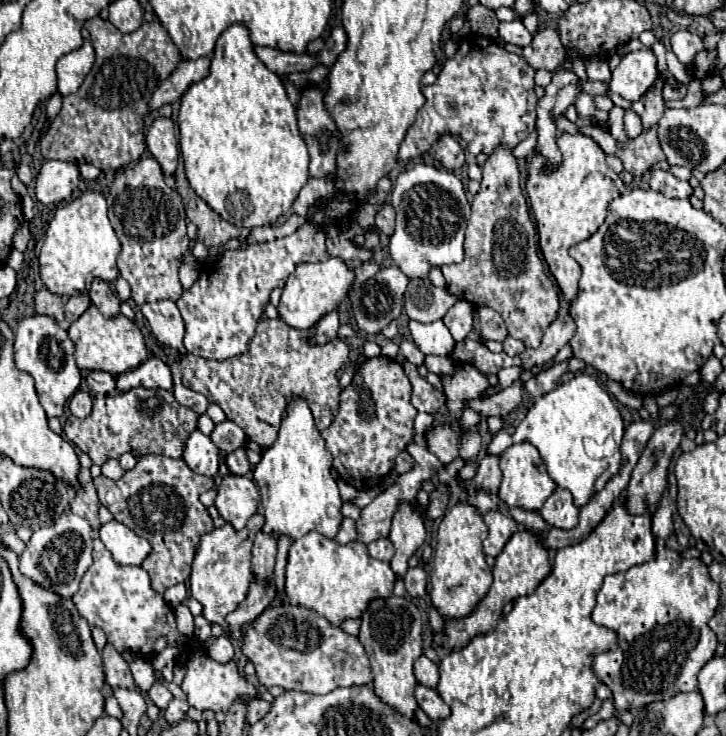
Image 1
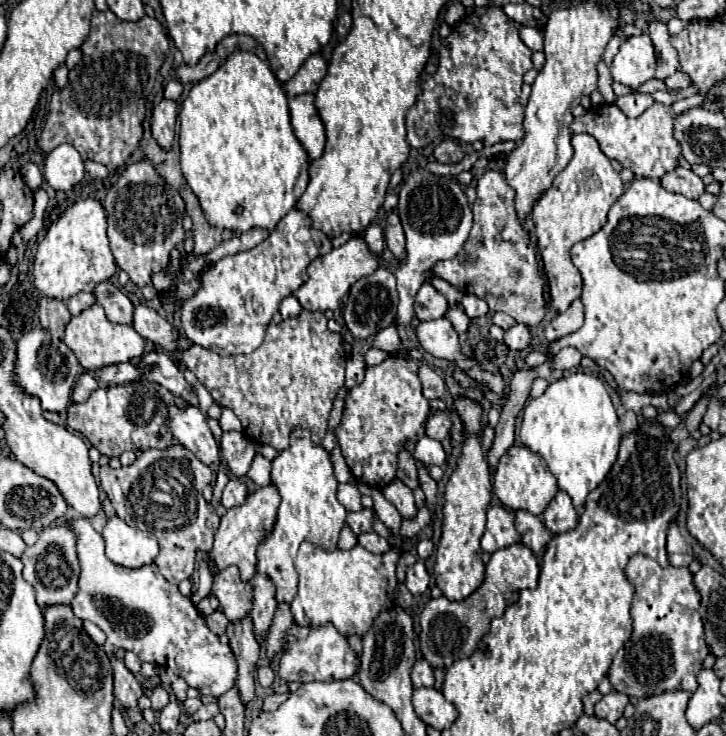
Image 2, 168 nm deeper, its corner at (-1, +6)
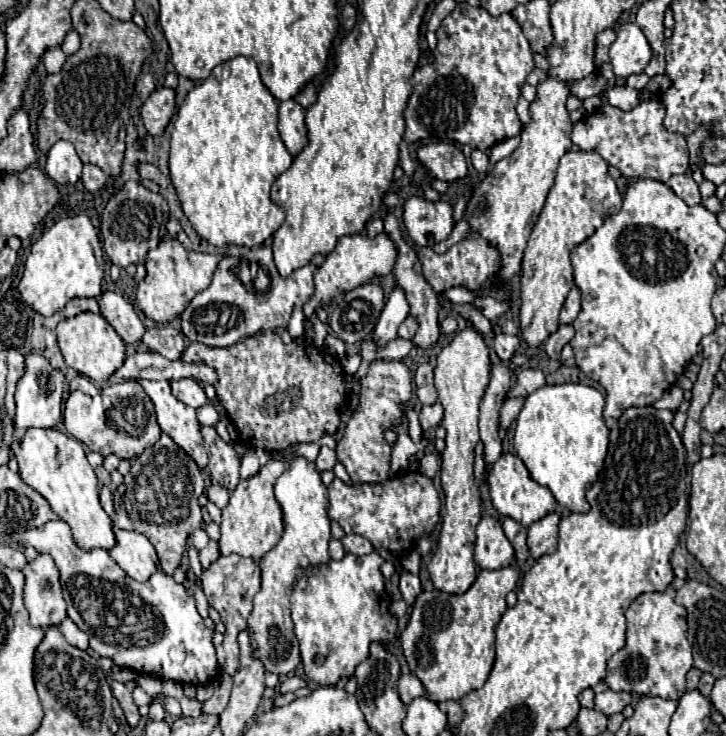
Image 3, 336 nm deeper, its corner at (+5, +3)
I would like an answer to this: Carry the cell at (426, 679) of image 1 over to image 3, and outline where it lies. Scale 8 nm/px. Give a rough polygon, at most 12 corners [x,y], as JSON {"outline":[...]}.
{"outline":[[416,674],[398,680],[398,692],[404,704],[424,696],[426,690]]}

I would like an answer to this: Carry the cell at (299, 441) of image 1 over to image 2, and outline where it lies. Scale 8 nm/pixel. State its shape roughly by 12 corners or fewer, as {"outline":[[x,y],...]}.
{"outline":[[308,429],[272,461],[282,503],[258,547],[276,601],[296,595],[300,543],[336,549],[346,509]]}

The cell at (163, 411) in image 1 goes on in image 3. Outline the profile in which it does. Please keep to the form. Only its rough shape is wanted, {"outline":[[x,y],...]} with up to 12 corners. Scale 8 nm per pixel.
{"outline":[[138,382],[116,402],[72,392],[68,434],[90,450],[136,458],[160,440],[154,404]]}

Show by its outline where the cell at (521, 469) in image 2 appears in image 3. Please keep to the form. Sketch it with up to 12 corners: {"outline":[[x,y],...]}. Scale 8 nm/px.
{"outline":[[516,454],[488,474],[502,516],[524,526],[556,508],[552,492],[530,478]]}

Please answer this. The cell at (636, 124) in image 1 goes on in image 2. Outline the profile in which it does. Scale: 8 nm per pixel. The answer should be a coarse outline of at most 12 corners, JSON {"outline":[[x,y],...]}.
{"outline":[[632,93],[616,99],[626,117],[638,117],[654,103],[648,93]]}

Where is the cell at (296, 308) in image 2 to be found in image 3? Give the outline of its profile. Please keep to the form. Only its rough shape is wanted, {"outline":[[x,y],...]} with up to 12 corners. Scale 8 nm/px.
{"outline":[[300,306],[292,310],[288,332],[300,336],[304,330],[304,312]]}

